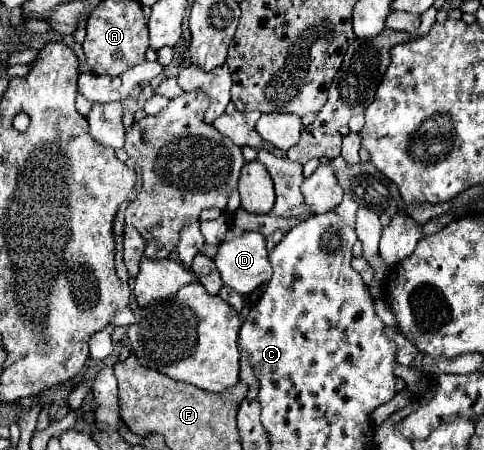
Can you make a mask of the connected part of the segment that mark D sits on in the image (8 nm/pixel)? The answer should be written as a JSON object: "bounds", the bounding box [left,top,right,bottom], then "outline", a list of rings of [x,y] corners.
{"bounds":[215,232,271,294],"outline":[[[243,232],[231,242],[223,242],[215,256],[223,284],[241,294],[253,292],[271,278],[265,236],[261,232]]]}

